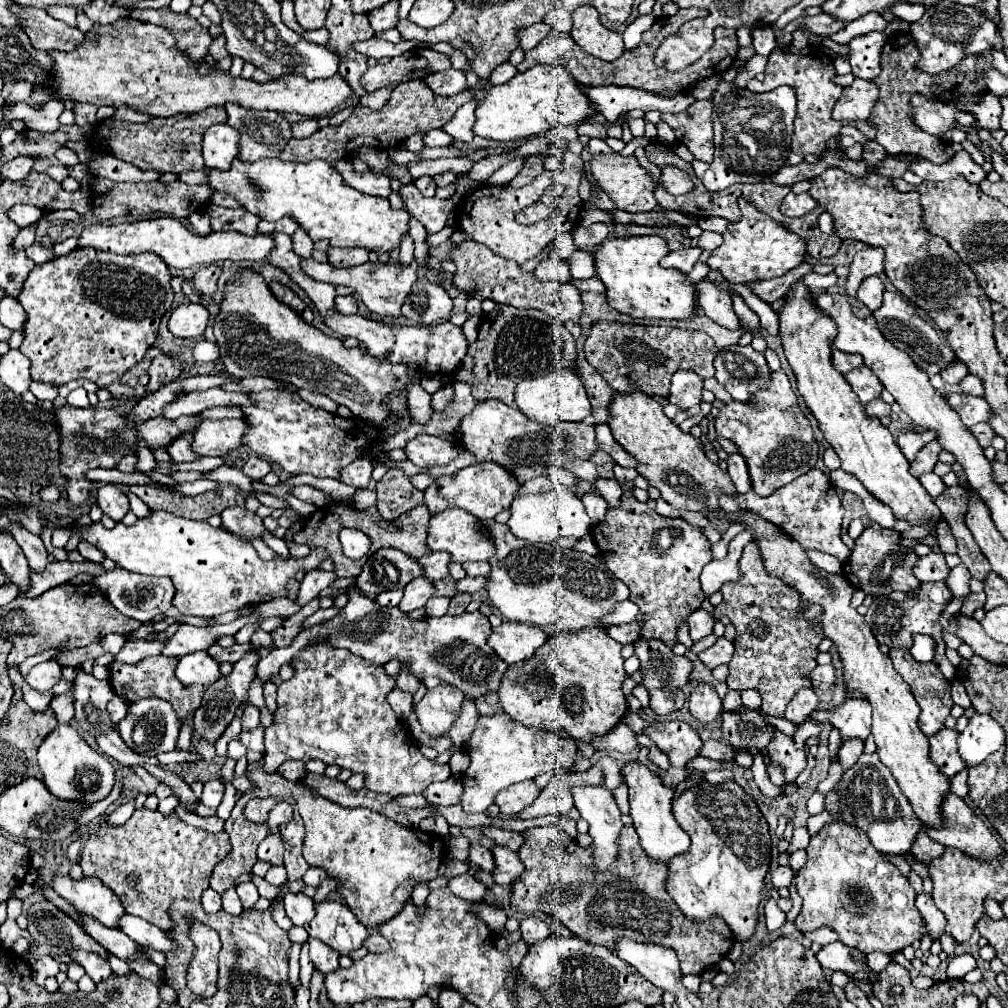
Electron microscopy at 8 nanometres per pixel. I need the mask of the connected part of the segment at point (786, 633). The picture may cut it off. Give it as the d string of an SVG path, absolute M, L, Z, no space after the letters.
M753 541L743 549L739 571L741 579L721 587L723 601L715 607L715 617L729 617L737 629L727 685L739 691L759 689L763 697L761 709L767 715L783 717L793 695L799 689L811 687L809 675L817 667L819 643L823 639L823 627L817 627L813 619L821 613L821 607L811 605L803 611L801 593L765 569L761 549Z

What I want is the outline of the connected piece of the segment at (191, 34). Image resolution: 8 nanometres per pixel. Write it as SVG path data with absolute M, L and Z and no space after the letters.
M169 7L165 9L133 9L133 19L155 23L161 27L167 27L173 37L177 39L177 45L181 51L185 51L191 59L205 59L209 53L209 45L213 43L209 31L197 23L189 13L173 13Z

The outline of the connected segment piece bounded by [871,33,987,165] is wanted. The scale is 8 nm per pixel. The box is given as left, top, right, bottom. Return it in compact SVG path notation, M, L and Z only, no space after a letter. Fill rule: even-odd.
M909 33L891 35L887 45L883 47L883 61L881 61L883 69L881 69L881 75L875 79L875 85L881 91L879 93L879 101L877 101L877 105L873 107L873 113L871 113L871 121L879 127L875 141L889 155L913 153L913 155L921 155L921 157L933 161L935 165L941 165L941 163L949 161L955 155L951 145L943 143L939 137L933 137L933 135L925 133L921 127L915 125L911 97L917 93L917 95L923 95L927 99L957 103L961 97L985 95L987 93L985 77L975 71L979 59L981 57L977 57L977 53L973 53L965 61L961 61L961 63L965 63L965 67L957 65L951 71L945 71L945 73L939 73L939 75L929 75L929 73L925 73L925 71L921 71L917 67L917 61L919 61L919 45L917 45L917 41ZM961 77L965 77L965 83L961 81Z

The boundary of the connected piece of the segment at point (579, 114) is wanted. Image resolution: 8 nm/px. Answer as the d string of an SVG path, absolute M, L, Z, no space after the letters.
M535 65L525 73L517 73L503 85L493 85L485 101L477 105L475 115L475 135L495 141L523 141L527 137L551 131L557 125L577 127L597 115L597 109L571 73L555 65Z

